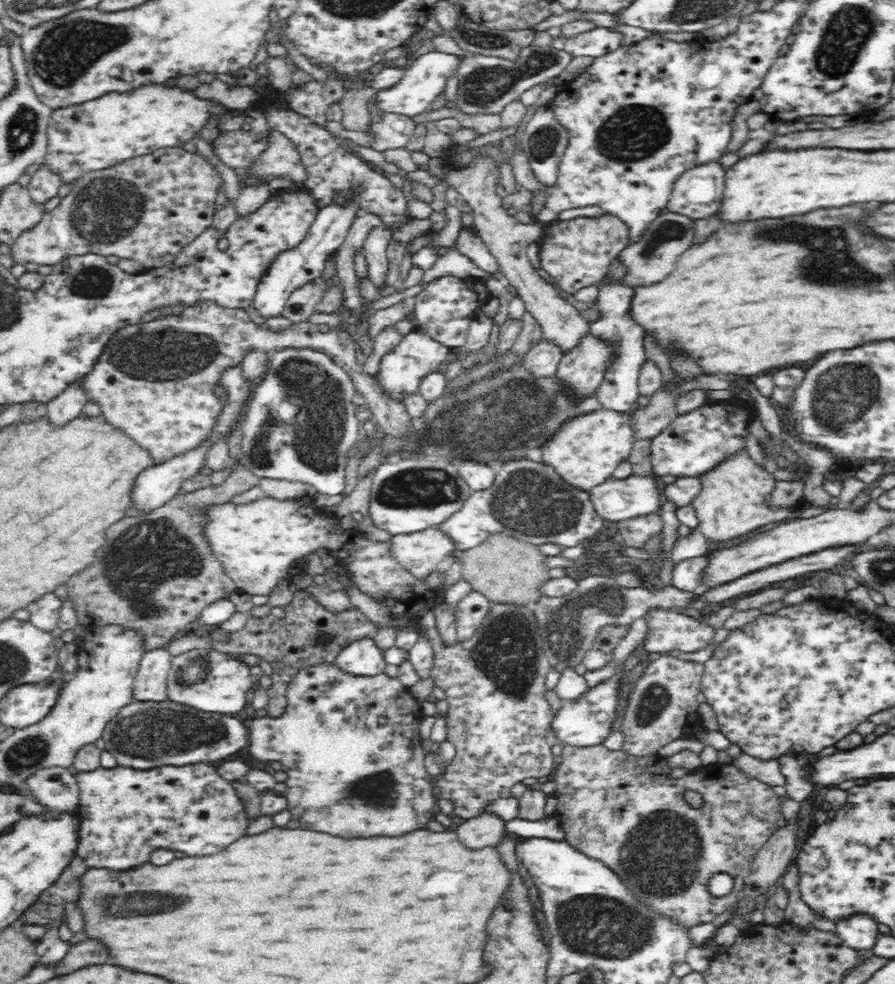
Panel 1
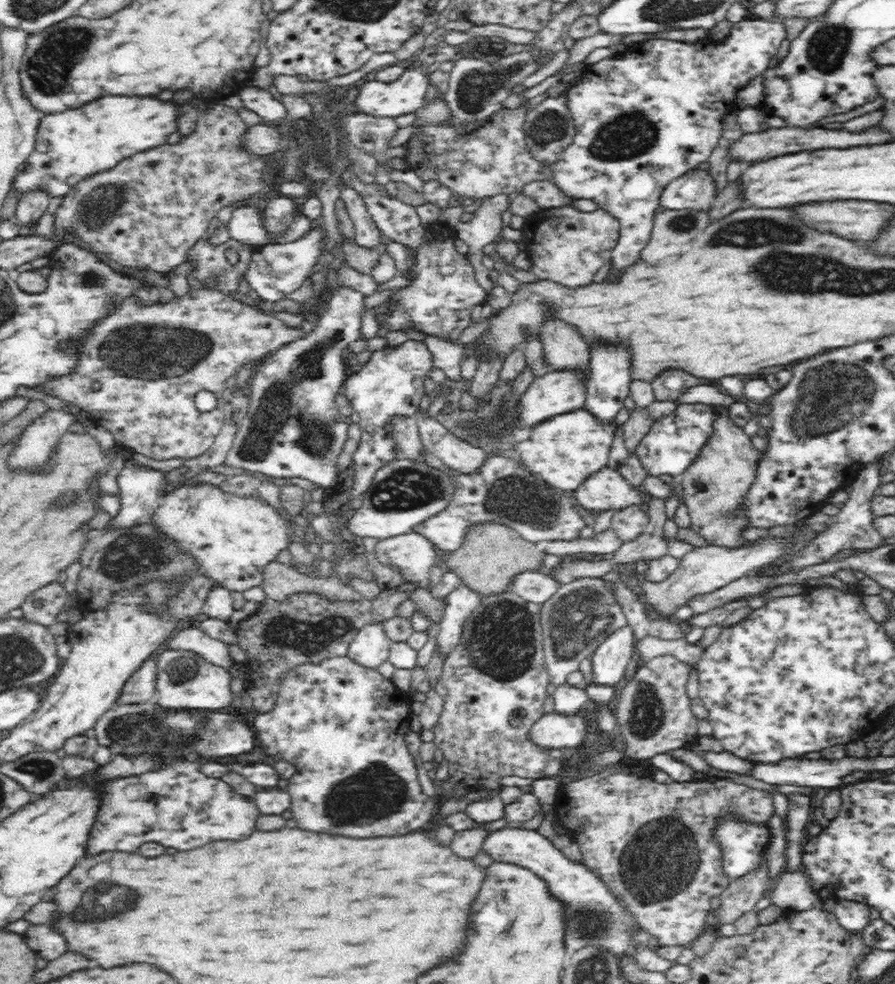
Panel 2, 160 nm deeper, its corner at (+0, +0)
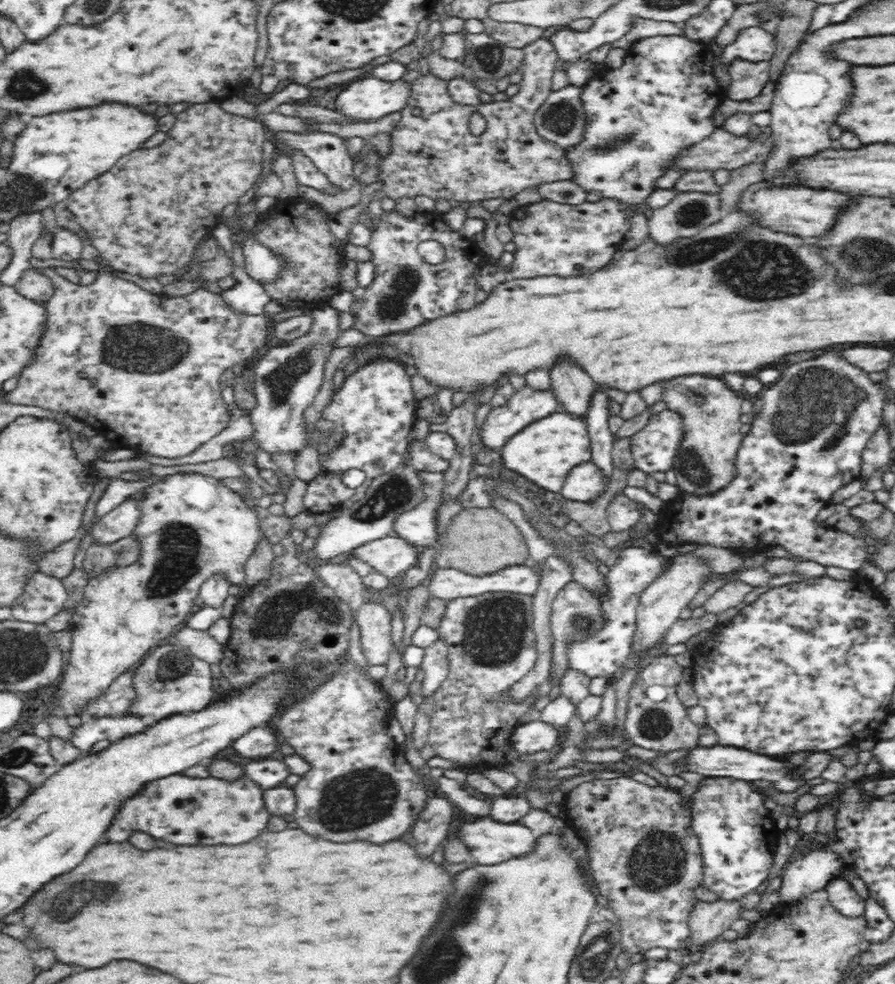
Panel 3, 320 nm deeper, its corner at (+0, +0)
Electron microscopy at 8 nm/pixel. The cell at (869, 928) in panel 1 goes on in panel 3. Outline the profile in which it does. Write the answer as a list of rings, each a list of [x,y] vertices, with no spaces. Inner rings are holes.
[[[841,878],[832,879],[826,886],[829,902],[846,918],[860,919],[864,915],[863,898],[856,893],[851,884]]]

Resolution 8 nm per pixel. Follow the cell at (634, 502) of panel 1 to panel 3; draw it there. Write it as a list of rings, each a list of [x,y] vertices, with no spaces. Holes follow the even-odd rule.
[[[588,462],[572,470],[561,494],[574,502],[590,502],[603,496],[609,485],[608,475],[593,462]]]

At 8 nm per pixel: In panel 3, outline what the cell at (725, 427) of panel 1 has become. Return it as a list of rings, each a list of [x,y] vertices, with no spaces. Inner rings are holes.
[[[664,409],[654,413],[650,422],[631,437],[631,449],[635,460],[634,468],[648,472],[668,472],[673,470],[676,456],[679,455],[680,447],[683,446],[687,435],[687,421],[681,412],[672,409]]]

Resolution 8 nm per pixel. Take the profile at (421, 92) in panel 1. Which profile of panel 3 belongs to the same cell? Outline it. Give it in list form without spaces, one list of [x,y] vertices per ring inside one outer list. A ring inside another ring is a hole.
[[[365,75],[348,84],[336,96],[336,110],[360,121],[373,121],[407,107],[412,96],[412,81],[383,81]]]

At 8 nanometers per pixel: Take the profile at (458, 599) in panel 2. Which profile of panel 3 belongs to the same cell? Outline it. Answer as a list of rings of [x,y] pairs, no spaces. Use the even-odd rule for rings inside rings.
[[[440,636],[424,649],[420,664],[425,677],[422,681],[422,697],[432,696],[446,680],[449,671],[448,643]]]

